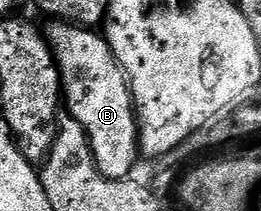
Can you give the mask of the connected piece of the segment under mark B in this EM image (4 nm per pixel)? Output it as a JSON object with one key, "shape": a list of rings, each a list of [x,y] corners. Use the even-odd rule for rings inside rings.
{"shape":[[[59,20],[51,25],[48,32],[46,30],[46,42],[60,73],[67,113],[82,124],[101,175],[117,180],[127,179],[132,166],[138,161],[138,127],[132,91],[128,89],[124,71],[116,63],[108,41],[95,29]]]}

